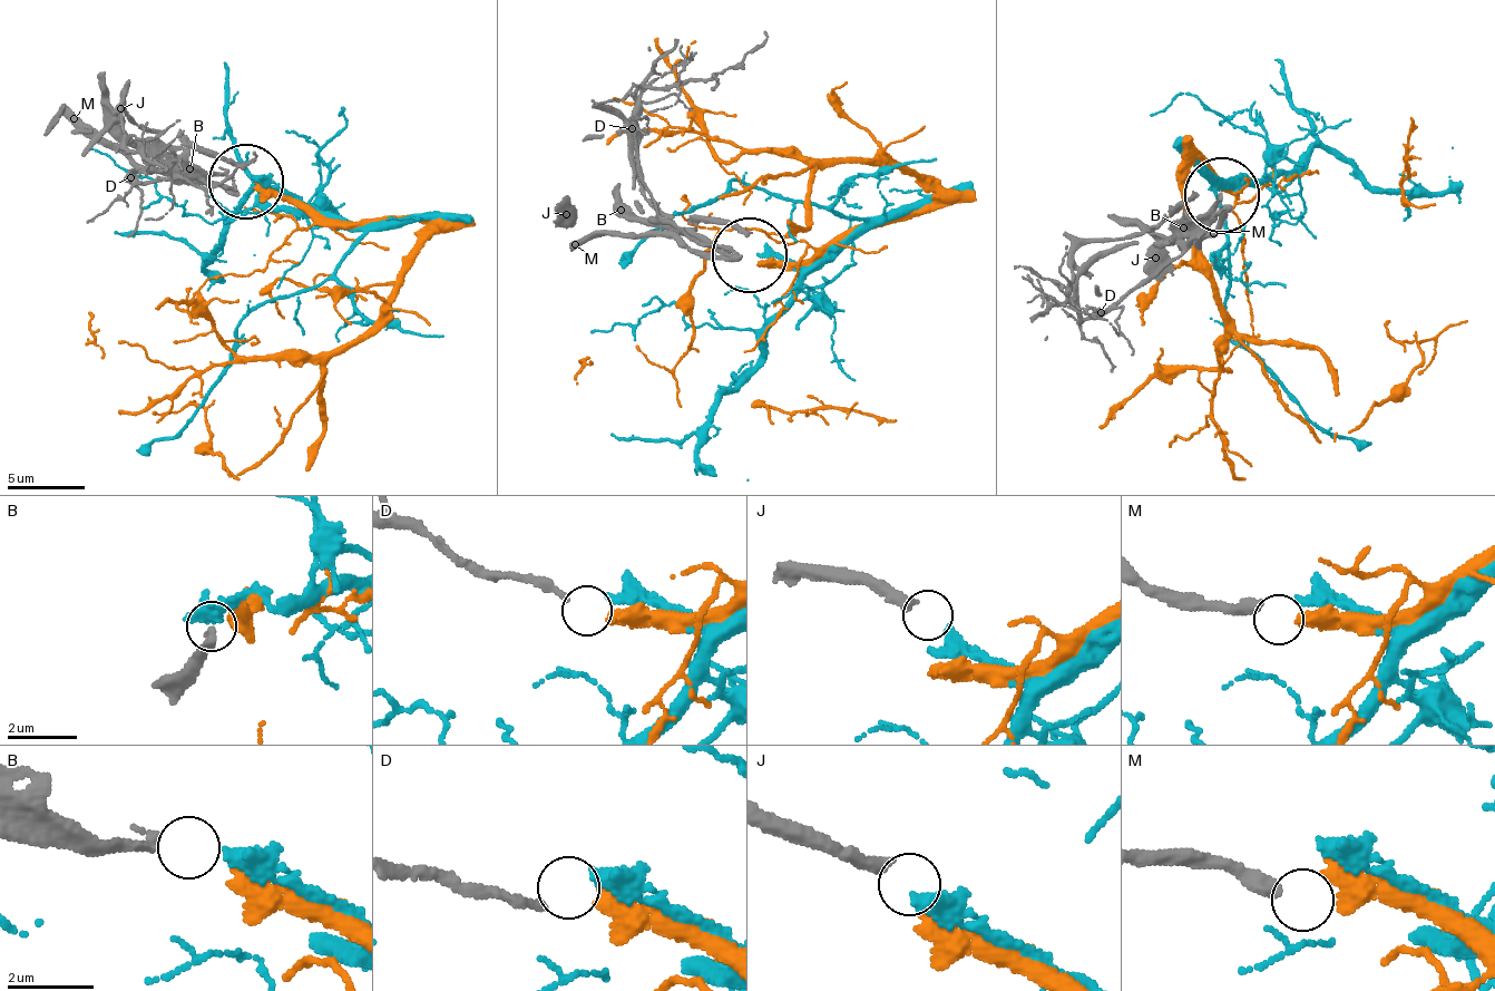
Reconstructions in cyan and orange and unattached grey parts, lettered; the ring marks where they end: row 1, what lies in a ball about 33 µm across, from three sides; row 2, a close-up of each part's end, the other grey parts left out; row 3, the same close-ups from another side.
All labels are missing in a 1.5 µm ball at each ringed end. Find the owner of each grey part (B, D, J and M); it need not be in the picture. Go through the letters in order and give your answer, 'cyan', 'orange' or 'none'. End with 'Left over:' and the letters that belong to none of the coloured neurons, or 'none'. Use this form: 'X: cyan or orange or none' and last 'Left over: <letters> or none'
B: none
D: orange
J: cyan
M: none
Left over: B, M

